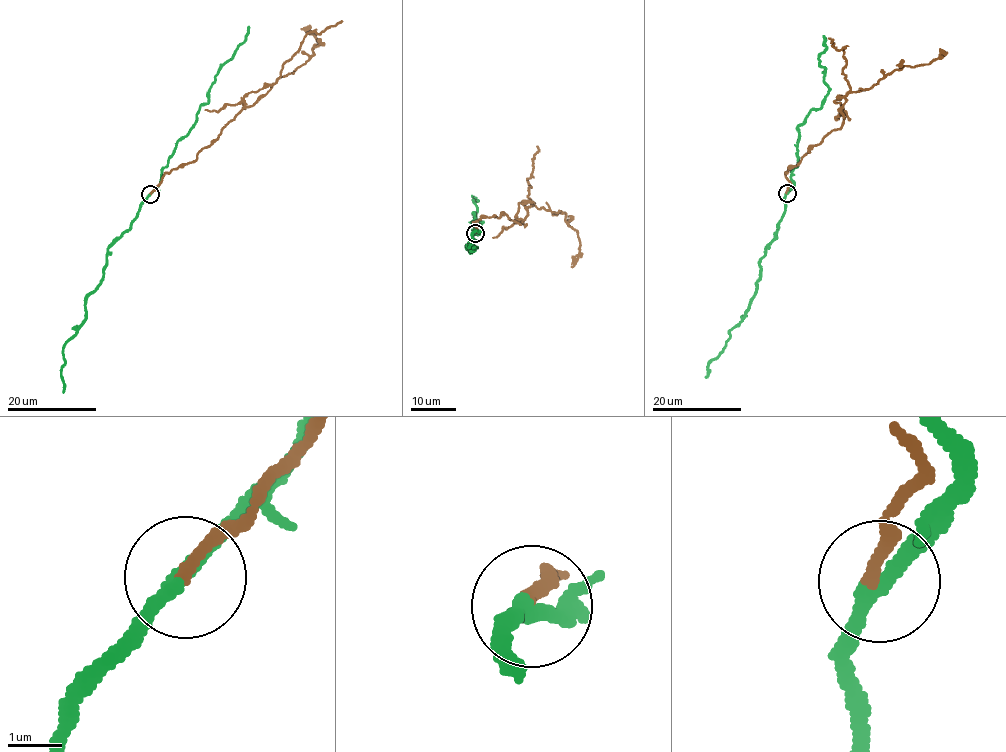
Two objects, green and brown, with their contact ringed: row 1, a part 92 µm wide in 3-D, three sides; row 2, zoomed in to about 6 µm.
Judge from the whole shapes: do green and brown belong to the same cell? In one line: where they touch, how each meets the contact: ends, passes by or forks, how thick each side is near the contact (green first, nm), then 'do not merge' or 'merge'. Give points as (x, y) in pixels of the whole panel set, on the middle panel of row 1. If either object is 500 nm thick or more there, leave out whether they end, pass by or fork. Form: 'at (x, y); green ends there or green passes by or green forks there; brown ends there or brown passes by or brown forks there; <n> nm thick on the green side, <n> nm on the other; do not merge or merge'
at (475, 233); green passes by; brown ends there; 280 nm thick on the green side, 240 nm on the other; do not merge

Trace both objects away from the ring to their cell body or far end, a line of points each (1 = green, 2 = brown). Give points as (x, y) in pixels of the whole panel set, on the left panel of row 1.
1: (150, 194), (141, 205), (134, 222), (108, 248), (103, 279), (86, 301), (84, 321), (63, 344), (63, 393)
2: (150, 194), (163, 176), (192, 162), (244, 107), (313, 56), (317, 40), (301, 29)

